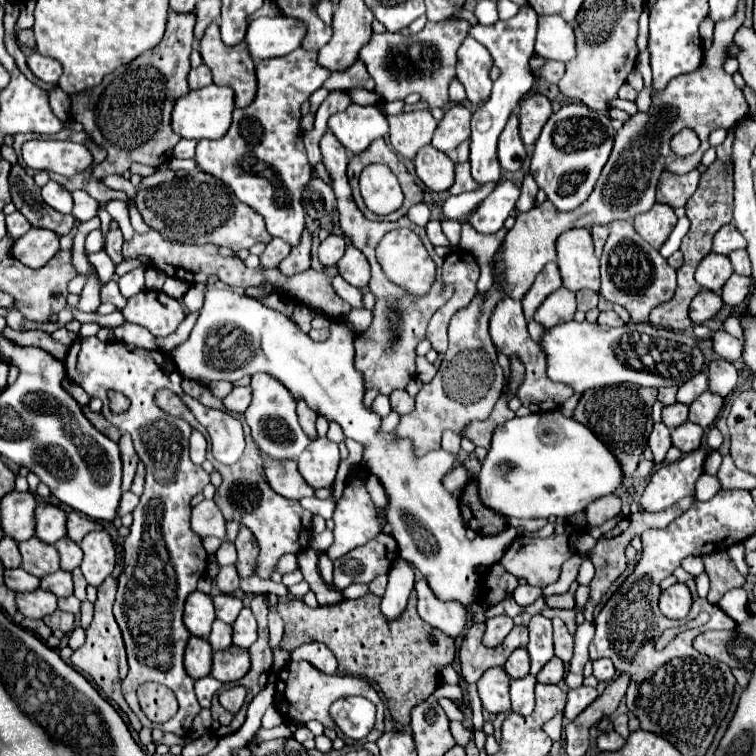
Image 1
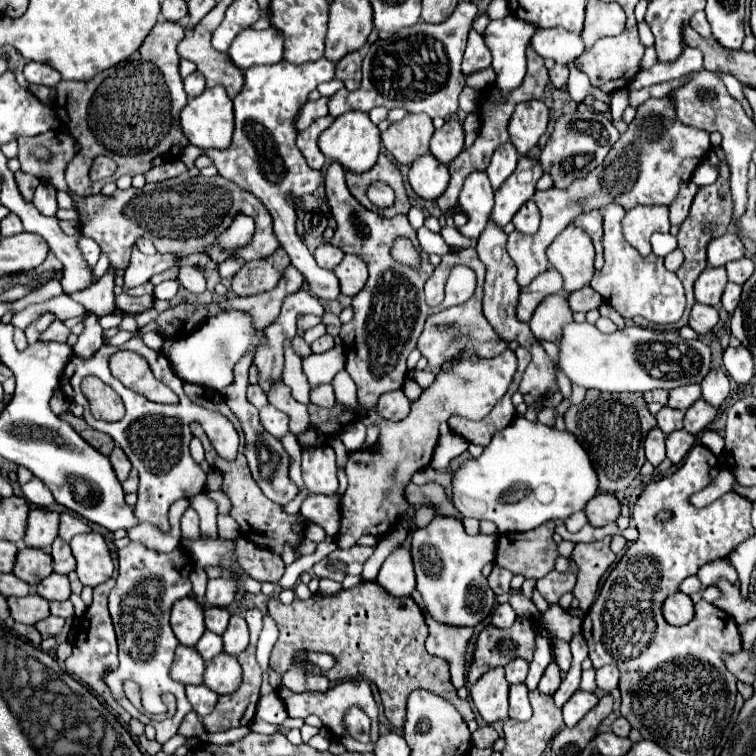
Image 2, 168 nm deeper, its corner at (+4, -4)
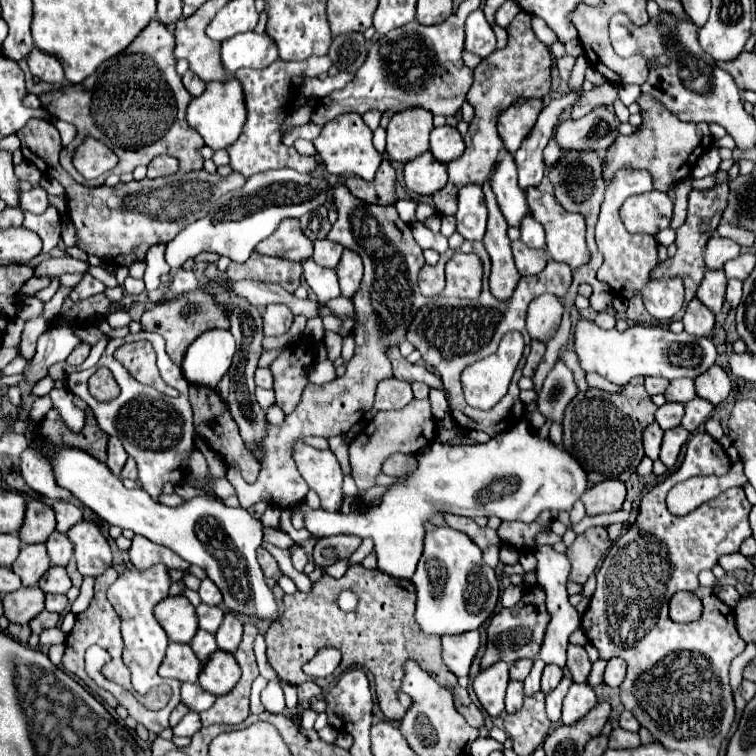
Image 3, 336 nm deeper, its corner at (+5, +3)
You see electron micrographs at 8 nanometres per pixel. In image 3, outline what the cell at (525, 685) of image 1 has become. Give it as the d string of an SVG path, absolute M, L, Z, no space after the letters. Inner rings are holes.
M509 682L507 686L507 696L505 696L505 710L511 714L511 712L517 712L521 706L523 706L523 700L525 700L525 694L523 694L523 684L521 682Z

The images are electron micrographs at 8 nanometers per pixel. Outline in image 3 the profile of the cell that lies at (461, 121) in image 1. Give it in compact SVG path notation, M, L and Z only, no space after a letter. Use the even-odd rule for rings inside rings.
M439 126L431 132L431 154L441 162L449 164L451 160L459 158L465 152L465 144L457 128L453 126Z

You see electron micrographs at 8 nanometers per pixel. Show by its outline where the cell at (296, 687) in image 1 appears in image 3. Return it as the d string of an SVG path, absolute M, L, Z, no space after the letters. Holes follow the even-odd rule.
M355 668L355 670L347 670L339 682L325 694L327 700L327 716L329 716L329 726L333 726L335 730L343 730L347 726L347 732L353 734L355 744L365 744L365 748L369 748L369 728L371 728L371 708L373 708L373 698L371 698L371 690L369 690L369 680L365 676L363 670Z

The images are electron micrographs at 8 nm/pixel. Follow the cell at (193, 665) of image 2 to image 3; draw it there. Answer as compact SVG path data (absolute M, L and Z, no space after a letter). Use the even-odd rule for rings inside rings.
M171 642L167 646L165 660L159 666L159 676L175 678L181 682L197 682L199 672L201 672L201 662L197 660L189 644Z

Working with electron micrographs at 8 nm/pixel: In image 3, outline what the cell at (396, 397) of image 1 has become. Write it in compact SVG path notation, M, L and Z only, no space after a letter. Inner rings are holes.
M385 378L377 386L375 410L399 410L413 400L411 384L399 378Z

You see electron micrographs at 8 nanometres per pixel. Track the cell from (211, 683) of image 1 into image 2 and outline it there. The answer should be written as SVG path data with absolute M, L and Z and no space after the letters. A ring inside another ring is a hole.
M188 685L186 687L186 697L200 717L206 717L208 713L212 713L212 709L216 705L216 699L218 699L218 695L214 691L210 691L206 685L198 685L198 687Z

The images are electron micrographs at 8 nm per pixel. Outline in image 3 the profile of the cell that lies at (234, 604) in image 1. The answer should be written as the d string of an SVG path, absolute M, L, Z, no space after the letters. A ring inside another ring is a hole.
M199 604L197 606L197 618L199 618L199 628L207 630L207 632L217 632L217 628L221 626L221 620L223 620L225 612L215 606L215 608L207 608L207 604Z

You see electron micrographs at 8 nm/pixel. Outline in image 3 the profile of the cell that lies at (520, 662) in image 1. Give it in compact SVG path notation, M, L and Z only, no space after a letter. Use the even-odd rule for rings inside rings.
M517 660L517 662L513 662L511 668L509 668L511 680L519 680L519 682L523 682L523 680L527 678L531 666L533 666L533 660Z

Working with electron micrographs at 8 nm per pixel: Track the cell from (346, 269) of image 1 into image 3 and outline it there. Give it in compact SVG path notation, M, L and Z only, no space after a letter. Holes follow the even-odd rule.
M353 250L343 252L343 260L335 268L341 284L341 294L345 298L353 298L353 294L359 290L361 278L363 278L363 262L361 256L355 254Z

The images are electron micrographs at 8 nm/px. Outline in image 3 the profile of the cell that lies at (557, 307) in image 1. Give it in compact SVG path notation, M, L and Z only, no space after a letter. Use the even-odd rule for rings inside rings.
M551 294L537 296L527 310L527 330L533 340L549 342L563 318L563 304Z

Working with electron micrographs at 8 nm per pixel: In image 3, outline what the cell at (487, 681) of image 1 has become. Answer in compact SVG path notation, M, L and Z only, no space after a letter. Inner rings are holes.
M497 662L487 670L481 670L473 680L473 690L489 716L499 716L505 710L503 698L509 682L509 666L505 662Z

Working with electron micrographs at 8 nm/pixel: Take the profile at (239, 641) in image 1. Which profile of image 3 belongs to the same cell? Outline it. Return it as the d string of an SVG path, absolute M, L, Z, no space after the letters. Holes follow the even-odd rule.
M227 612L221 626L219 626L219 630L215 632L219 650L233 654L237 650L239 642L241 642L241 632L243 632L243 628L241 628L239 618L233 612Z

